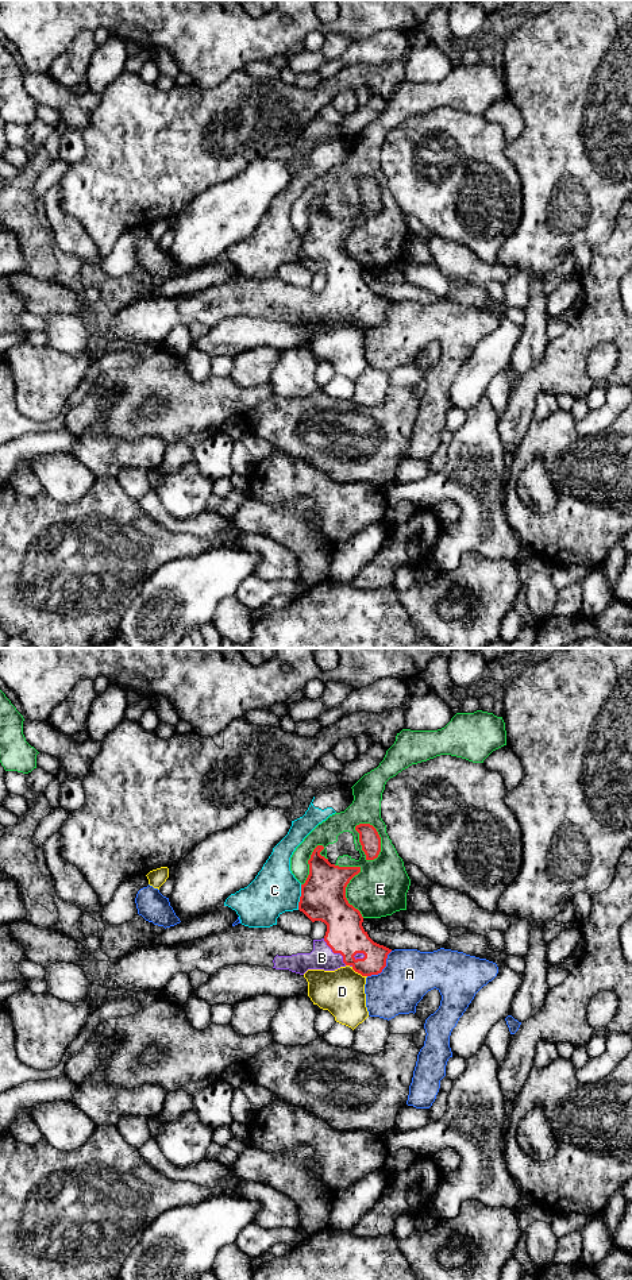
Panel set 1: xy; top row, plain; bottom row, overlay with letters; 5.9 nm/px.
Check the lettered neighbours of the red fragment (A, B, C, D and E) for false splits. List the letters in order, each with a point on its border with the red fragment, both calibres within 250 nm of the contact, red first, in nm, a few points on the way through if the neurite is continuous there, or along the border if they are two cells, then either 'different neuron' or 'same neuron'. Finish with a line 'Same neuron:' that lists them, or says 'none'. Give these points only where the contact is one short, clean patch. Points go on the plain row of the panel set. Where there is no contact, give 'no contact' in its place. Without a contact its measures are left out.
A: meets red in xy at (384, 319); 170 nm thick on the red side, 300 nm on the other; different neuron
B: meets red in xy at (335, 304); 220 nm thick on the red side, 140 nm on the other; runs through xy (345, 286), (345, 295), (335, 304), (322, 309); same neuron
C: meets red in xy at (300, 249); 280 nm thick on the red side, 280 nm on the other; different neuron
D: meets red in xy at (359, 324); 220 nm thick on the red side, 280 nm on the other; different neuron
E: meets red in xy at (361, 196); 120 nm thick on the red side, 280 nm on the other; different neuron
Same neuron: B

